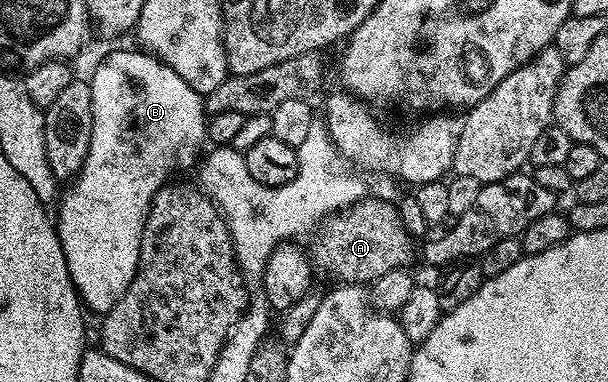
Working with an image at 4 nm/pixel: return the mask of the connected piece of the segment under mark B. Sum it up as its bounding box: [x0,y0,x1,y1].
[55,51,207,314]

